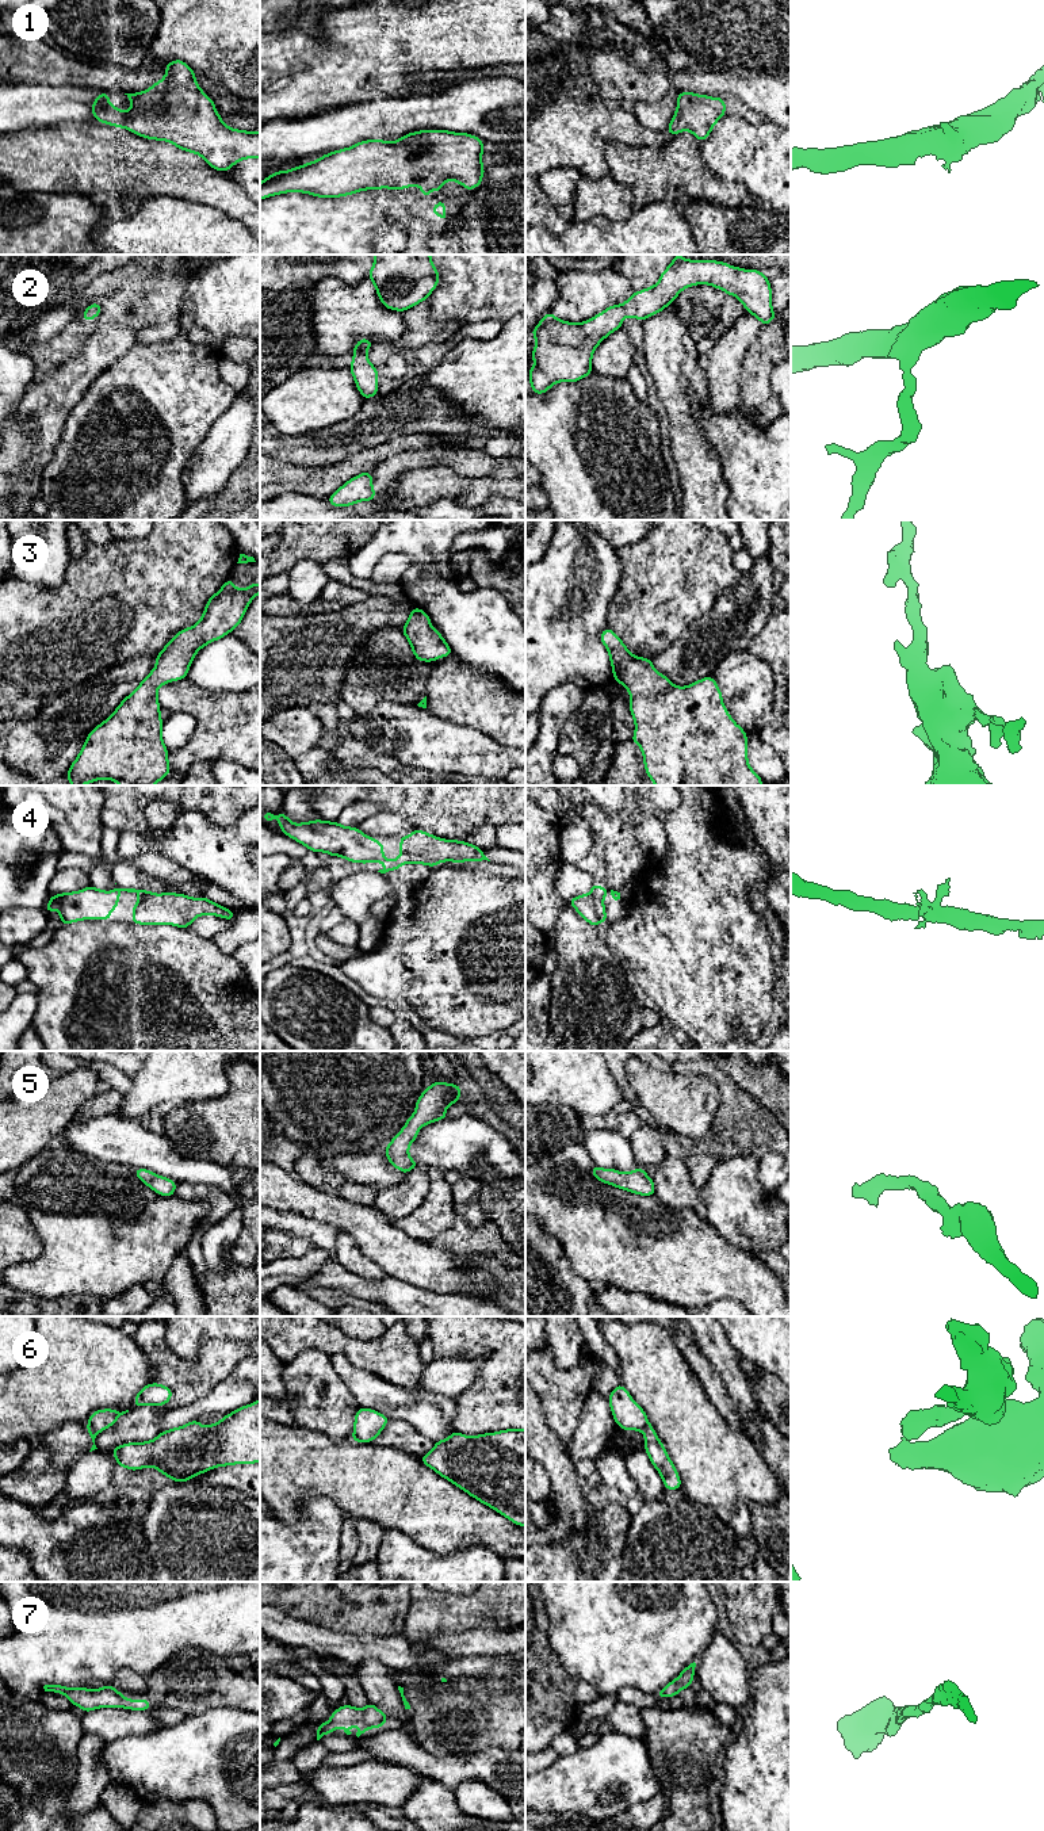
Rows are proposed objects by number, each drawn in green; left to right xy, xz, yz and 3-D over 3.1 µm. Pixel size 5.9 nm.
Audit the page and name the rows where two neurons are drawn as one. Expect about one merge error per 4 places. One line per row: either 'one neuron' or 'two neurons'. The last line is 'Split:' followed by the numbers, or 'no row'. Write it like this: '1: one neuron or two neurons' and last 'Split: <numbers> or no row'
1: one neuron
2: one neuron
3: one neuron
4: one neuron
5: one neuron
6: two neurons
7: one neuron
Split: 6

